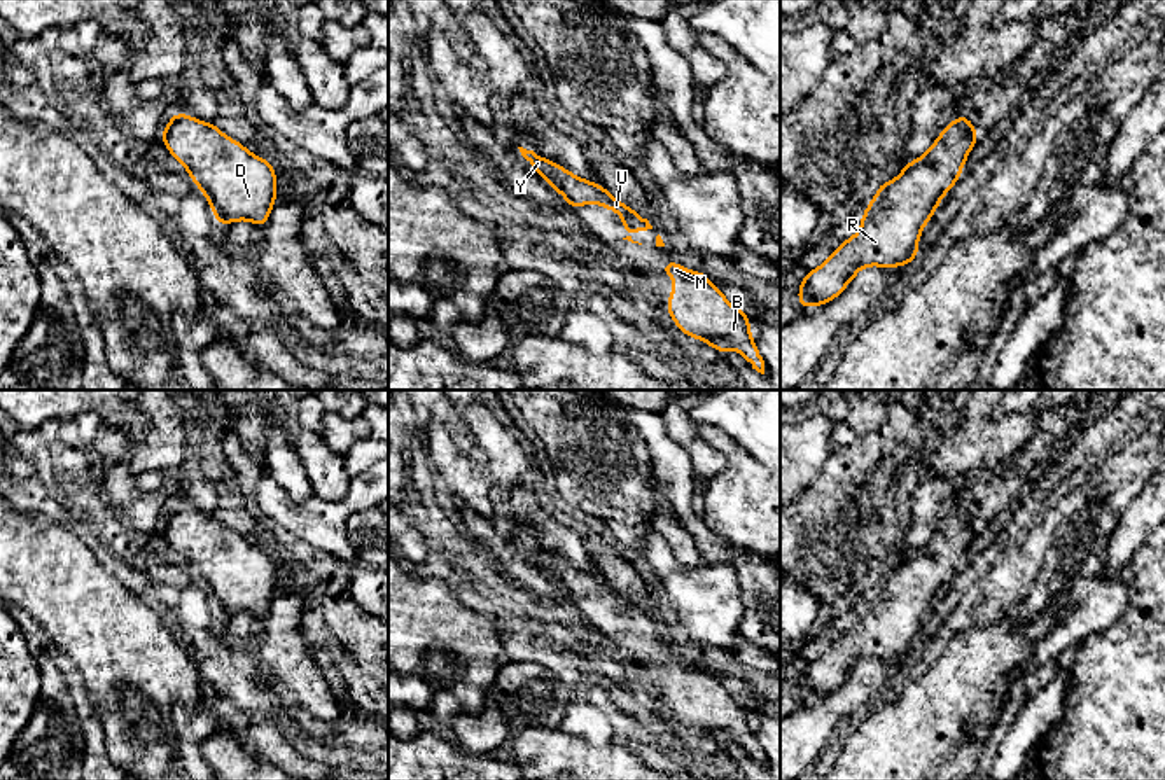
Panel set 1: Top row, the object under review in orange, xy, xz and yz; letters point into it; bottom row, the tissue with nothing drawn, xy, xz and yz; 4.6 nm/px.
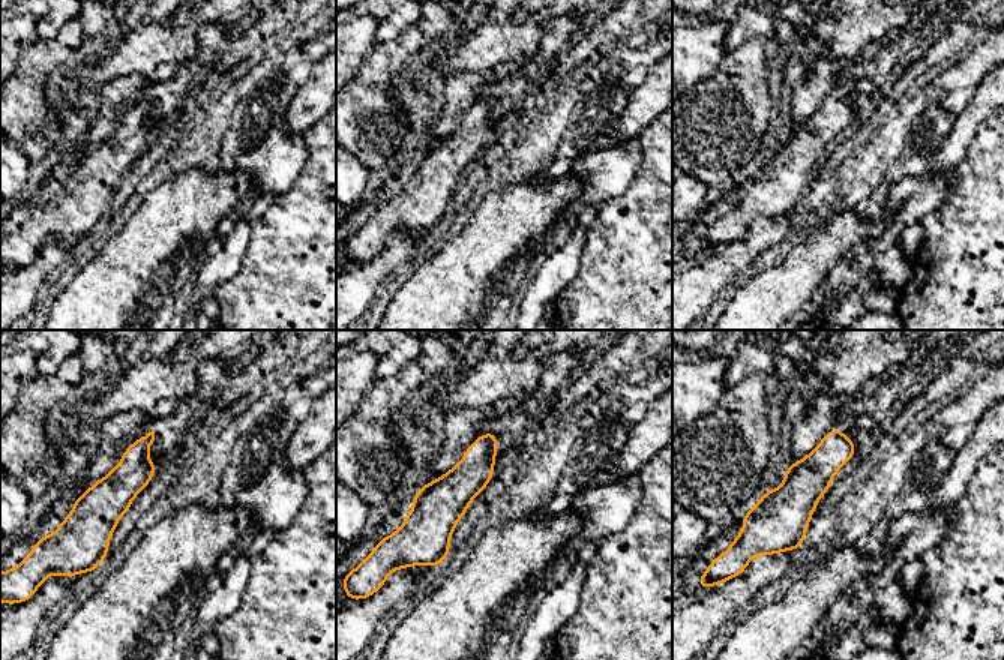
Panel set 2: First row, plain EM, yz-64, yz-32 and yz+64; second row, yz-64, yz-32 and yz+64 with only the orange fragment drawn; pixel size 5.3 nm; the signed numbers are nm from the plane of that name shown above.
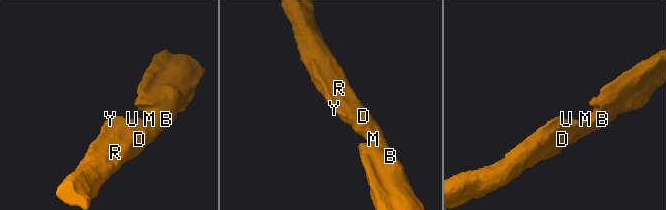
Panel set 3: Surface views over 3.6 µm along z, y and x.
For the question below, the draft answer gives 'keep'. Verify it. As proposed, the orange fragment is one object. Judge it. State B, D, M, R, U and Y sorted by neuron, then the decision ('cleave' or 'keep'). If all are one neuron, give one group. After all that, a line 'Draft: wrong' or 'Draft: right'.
groups B D M R U Y; keep
Draft: right

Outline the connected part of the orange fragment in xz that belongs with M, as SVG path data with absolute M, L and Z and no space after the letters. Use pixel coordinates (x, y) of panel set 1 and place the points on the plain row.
M672 651L658 663L677 675L670 680L666 703L682 726L710 736L721 749L733 740L747 750L752 761L764 766L764 752L754 736L749 705L735 700L721 679L705 672L707 661L687 663L680 652Z

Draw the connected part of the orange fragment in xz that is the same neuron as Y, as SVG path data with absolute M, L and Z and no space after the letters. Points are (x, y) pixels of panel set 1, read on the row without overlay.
M523 539L518 540L521 547L532 556L532 560L549 575L549 579L567 591L570 602L576 603L584 595L595 595L602 600L616 603L623 609L621 619L628 624L628 628L623 631L631 635L638 635L631 631L631 624L652 621L649 612L637 605L635 598L626 600L624 593L614 589L600 575L584 572L551 551L541 549L534 542L527 542Z

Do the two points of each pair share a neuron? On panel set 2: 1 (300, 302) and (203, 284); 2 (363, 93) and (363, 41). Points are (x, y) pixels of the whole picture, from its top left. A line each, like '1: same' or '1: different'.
1: different
2: different

